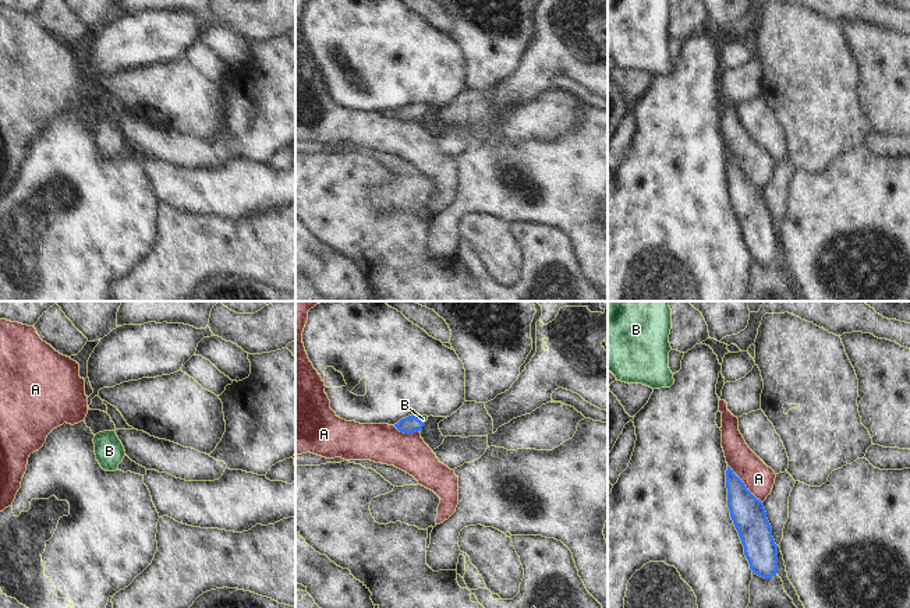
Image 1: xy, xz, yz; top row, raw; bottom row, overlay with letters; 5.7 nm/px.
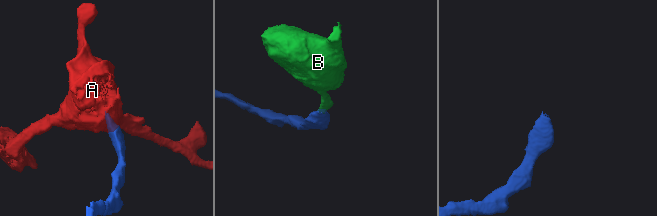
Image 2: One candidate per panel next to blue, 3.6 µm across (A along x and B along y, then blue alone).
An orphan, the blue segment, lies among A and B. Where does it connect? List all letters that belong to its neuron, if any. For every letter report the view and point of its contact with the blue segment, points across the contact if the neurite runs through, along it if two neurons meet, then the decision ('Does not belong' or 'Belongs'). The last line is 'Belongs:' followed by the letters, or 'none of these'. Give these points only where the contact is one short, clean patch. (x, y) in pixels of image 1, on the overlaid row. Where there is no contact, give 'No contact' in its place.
A: Touches blue at yz (743, 484). Boundary: yz (728, 465), (762, 502). Does not belong
B: Touches blue at xz (420, 420). Path across: xz (410, 424), (420, 420), (422, 419). Belongs
Belongs: B.

